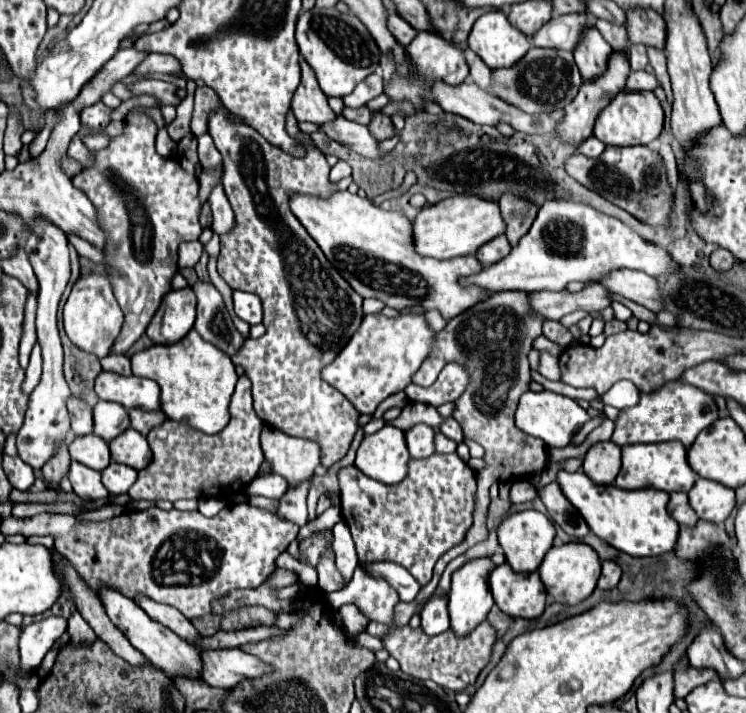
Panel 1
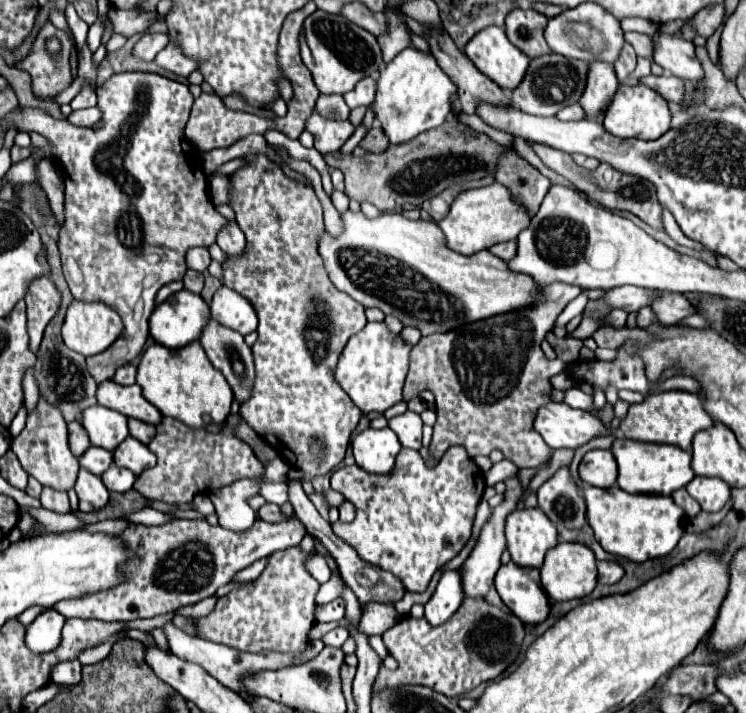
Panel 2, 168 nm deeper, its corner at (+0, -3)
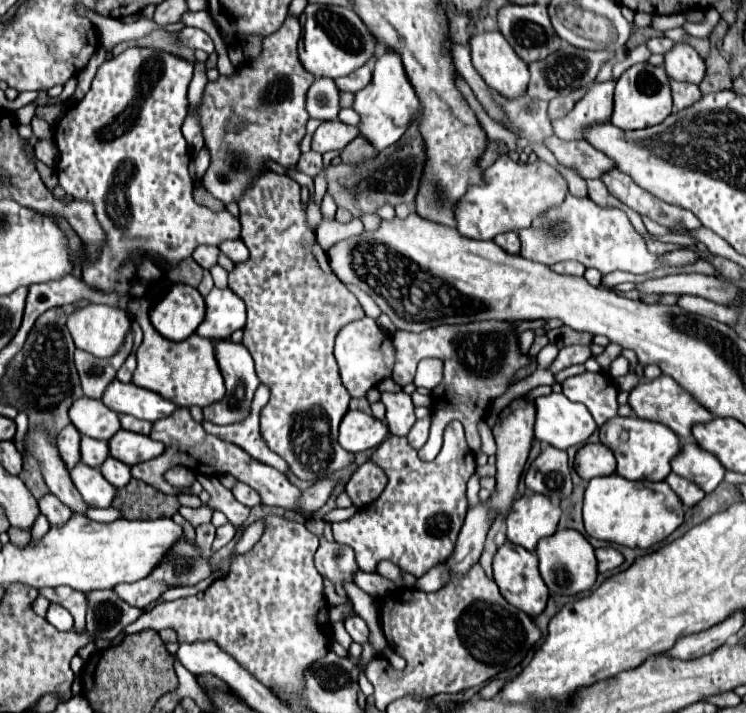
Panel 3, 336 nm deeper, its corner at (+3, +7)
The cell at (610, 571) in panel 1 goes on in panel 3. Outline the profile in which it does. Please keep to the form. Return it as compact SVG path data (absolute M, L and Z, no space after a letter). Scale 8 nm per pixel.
M605 546L605 548L597 548L595 550L595 556L599 560L599 572L607 572L607 570L613 570L617 566L623 564L623 554L617 552L615 548L611 546Z

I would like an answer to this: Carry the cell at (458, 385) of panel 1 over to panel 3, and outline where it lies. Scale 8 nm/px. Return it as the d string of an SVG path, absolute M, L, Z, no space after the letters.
M436 358L422 360L417 367L413 383L416 387L434 389L442 380L443 363Z

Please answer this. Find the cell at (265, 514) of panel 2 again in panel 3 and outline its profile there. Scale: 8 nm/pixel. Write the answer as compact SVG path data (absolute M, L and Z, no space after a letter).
M241 482L233 488L233 496L235 496L241 504L245 504L245 506L249 506L249 508L253 508L253 506L261 504L259 494L257 494L255 490L251 490L247 484L241 484Z

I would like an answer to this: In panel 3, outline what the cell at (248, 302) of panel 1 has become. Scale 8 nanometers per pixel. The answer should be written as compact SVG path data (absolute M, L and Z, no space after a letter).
M213 288L205 296L205 306L207 314L197 328L199 336L221 340L245 326L245 302L241 302L241 298L237 298L237 294L233 294L229 288Z

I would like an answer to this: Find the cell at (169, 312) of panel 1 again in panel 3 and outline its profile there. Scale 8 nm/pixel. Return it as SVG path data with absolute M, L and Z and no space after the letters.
M173 284L151 312L151 324L167 340L189 338L205 316L203 296L187 284Z

